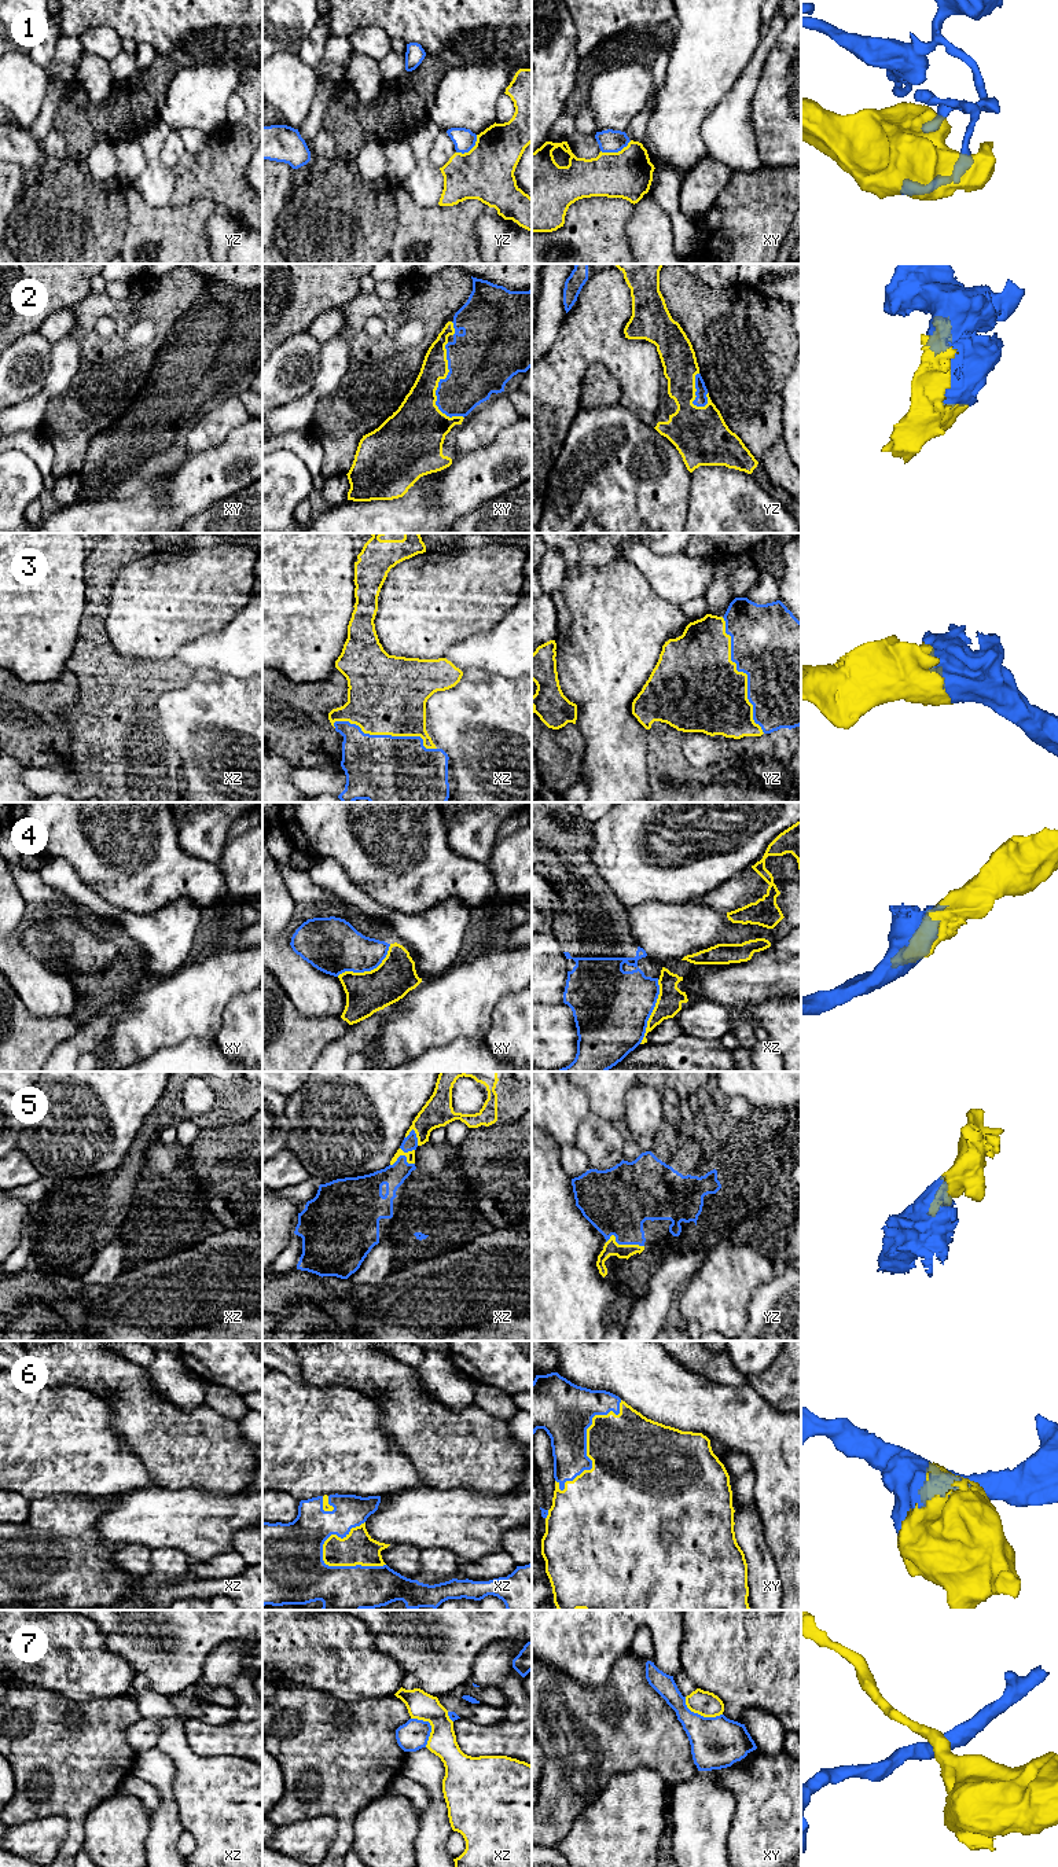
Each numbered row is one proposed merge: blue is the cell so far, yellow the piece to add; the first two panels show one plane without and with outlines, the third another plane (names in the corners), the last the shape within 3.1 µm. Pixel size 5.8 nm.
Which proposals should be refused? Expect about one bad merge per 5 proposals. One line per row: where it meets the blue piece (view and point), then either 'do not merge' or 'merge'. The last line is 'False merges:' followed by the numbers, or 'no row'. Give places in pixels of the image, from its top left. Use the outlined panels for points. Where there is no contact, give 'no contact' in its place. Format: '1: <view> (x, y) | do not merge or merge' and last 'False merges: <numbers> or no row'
1: xy (616, 151) | do not merge
2: xy (437, 388) | merge
3: yz (745, 672) | merge
4: xz (651, 1011) | do not merge
5: xz (401, 1156) | merge
6: xy (586, 1441) | merge
7: xy (700, 1715) | do not merge
False merges: 1, 4, 7

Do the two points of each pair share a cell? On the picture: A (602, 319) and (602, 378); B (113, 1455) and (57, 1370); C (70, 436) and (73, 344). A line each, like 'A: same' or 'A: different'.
A: different
B: different
C: different

